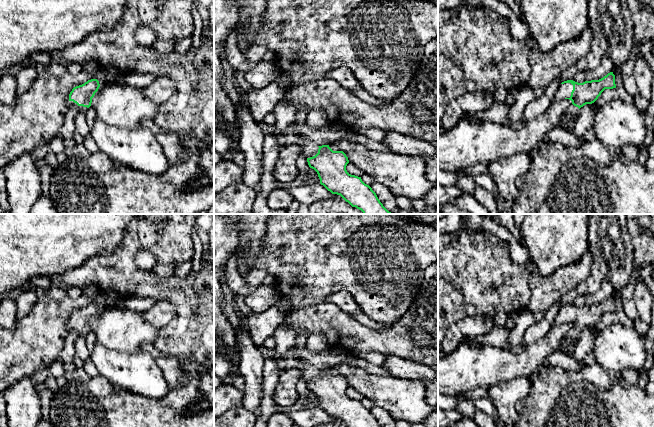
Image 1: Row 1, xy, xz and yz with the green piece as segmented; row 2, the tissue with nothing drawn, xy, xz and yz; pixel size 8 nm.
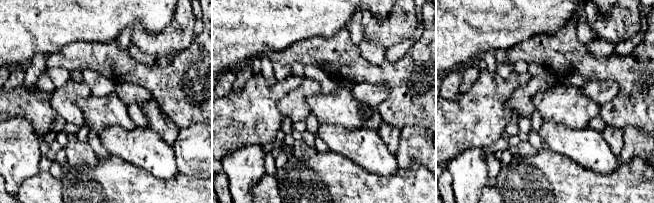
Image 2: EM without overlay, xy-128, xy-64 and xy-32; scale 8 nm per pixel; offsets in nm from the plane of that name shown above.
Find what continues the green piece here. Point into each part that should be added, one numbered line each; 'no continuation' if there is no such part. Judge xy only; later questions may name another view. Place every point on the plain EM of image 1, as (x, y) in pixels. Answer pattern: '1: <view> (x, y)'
1: xy (78, 333)

